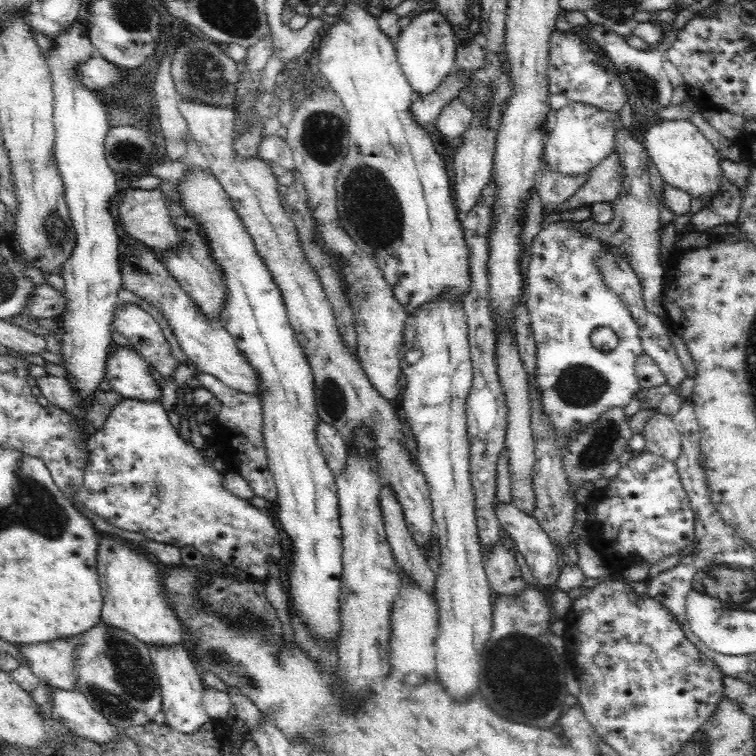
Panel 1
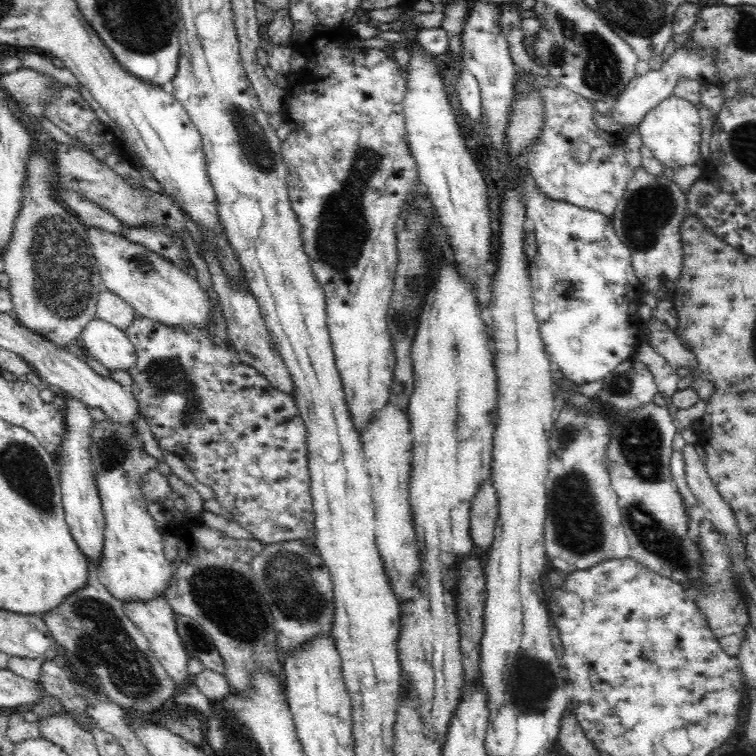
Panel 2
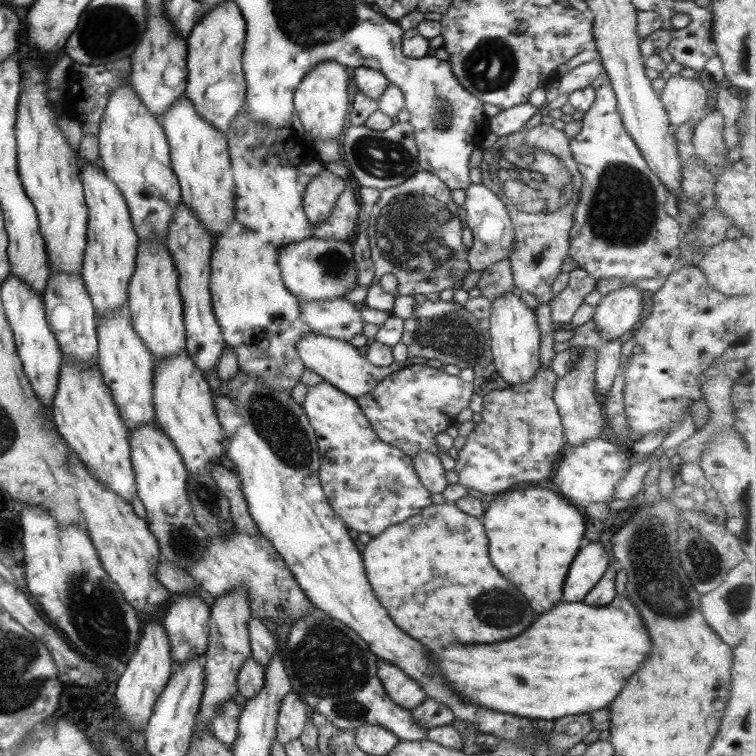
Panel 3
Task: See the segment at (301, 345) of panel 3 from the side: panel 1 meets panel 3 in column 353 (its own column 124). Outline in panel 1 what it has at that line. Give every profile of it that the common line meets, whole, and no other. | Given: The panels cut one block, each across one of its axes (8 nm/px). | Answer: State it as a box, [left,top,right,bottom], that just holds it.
[105,346,162,402]

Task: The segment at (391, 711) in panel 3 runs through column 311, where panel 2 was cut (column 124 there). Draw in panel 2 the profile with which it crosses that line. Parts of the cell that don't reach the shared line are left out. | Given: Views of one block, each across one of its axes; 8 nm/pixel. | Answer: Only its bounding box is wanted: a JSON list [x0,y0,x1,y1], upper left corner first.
[41,564,176,716]

